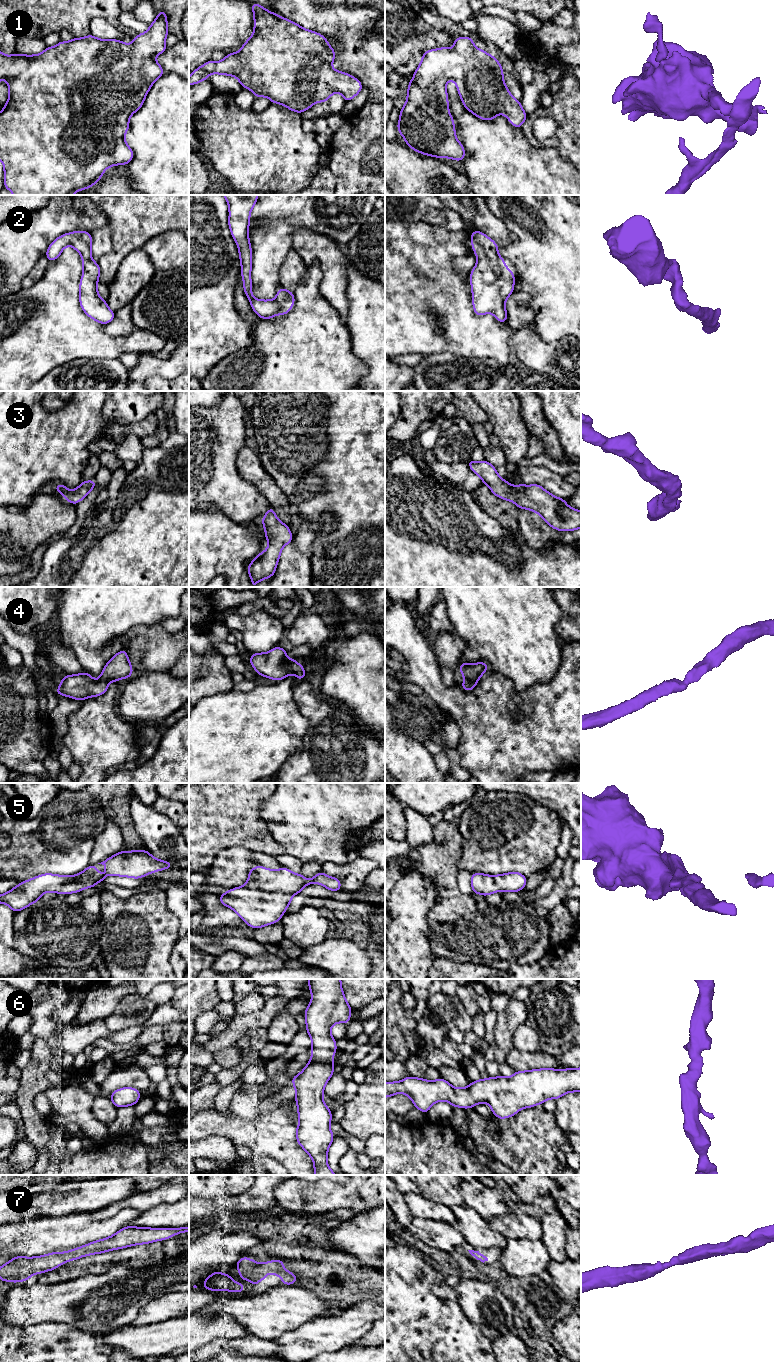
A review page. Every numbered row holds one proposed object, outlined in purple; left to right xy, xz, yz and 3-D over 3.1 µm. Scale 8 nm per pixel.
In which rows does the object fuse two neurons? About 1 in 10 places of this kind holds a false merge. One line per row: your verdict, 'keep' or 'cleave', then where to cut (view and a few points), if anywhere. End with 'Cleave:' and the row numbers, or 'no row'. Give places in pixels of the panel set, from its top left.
1: keep; no cut
2: keep; no cut
3: keep; no cut
4: keep; no cut
5: keep; no cut
6: keep; no cut
7: keep; no cut
Cleave: no row

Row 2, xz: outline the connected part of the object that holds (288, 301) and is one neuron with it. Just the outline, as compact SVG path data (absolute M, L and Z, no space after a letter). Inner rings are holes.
M222 195L229 206L228 225L239 249L244 293L252 309L261 319L272 319L276 314L286 315L294 306L294 293L280 287L274 300L259 300L252 296L252 249L248 236L250 213L258 195Z

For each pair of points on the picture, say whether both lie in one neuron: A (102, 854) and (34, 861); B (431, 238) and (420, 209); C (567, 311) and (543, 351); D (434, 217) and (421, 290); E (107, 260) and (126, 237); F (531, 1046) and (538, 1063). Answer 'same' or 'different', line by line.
A: different
B: different
C: different
D: different
E: same
F: different

